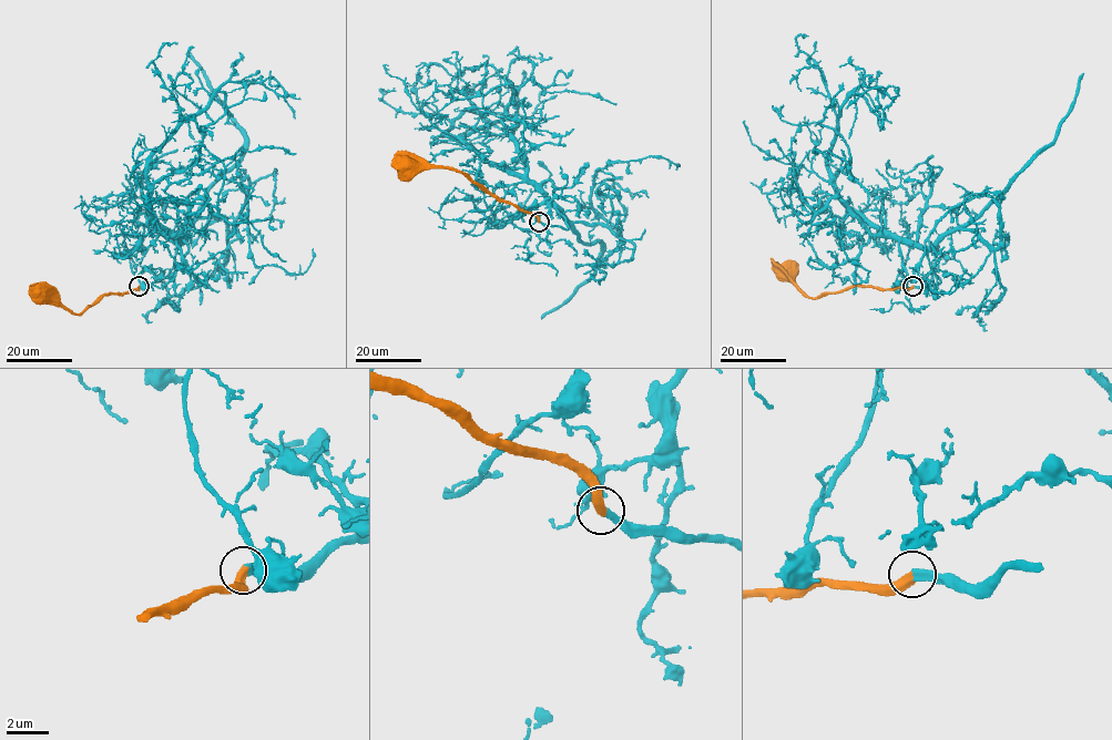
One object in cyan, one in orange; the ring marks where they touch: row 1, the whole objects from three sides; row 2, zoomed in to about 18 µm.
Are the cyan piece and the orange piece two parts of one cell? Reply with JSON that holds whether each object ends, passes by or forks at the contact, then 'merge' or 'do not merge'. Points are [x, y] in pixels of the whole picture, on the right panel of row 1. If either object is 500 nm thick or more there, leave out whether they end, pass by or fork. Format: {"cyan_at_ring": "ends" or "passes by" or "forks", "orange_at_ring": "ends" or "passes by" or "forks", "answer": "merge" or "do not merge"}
{"cyan_at_ring": "ends", "orange_at_ring": "ends", "answer": "merge"}

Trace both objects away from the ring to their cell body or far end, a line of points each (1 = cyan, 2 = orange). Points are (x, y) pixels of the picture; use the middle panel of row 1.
1: (539, 222), (569, 227), (533, 186), (442, 134), (470, 109), (505, 131), (508, 136), (486, 143), (429, 144)
2: (539, 222), (533, 215), (499, 202), (460, 172), (410, 164)

